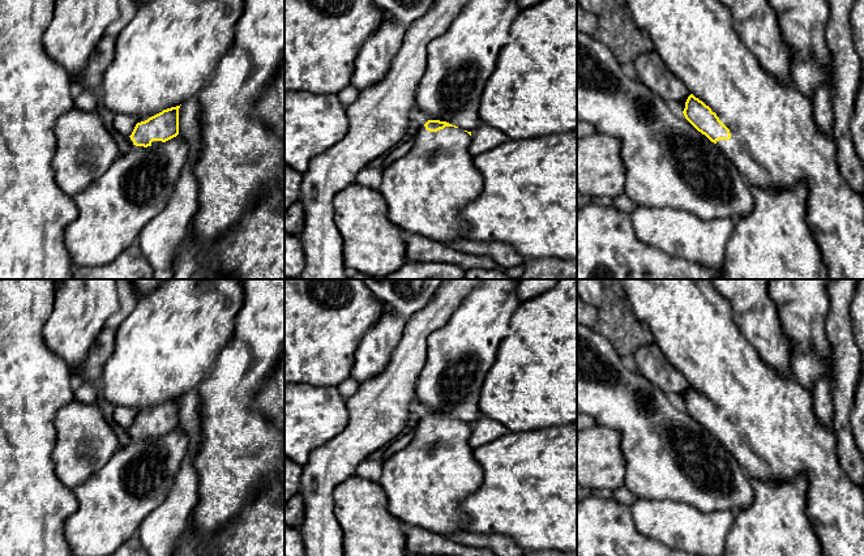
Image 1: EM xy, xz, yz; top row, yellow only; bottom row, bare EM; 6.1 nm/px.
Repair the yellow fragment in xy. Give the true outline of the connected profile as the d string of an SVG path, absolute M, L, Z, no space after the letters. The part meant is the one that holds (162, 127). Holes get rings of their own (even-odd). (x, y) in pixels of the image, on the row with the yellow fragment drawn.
M149 0L136 5L136 14L125 26L125 29L116 38L116 50L112 63L104 72L102 85L104 87L104 97L100 103L116 114L132 115L137 119L137 124L132 134L127 138L132 147L158 146L179 134L179 108L192 97L197 97L208 78L215 69L221 57L227 52L235 37L236 23L241 17L244 9L244 0Z

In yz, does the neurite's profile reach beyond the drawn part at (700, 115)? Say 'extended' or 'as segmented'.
extended

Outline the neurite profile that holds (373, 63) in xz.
M384 20L365 39L351 77L351 85L359 91L380 82L392 68L392 61L405 38L405 27L395 20Z

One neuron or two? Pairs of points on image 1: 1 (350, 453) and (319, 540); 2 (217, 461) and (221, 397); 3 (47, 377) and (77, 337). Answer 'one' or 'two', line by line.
1: one
2: one
3: two

